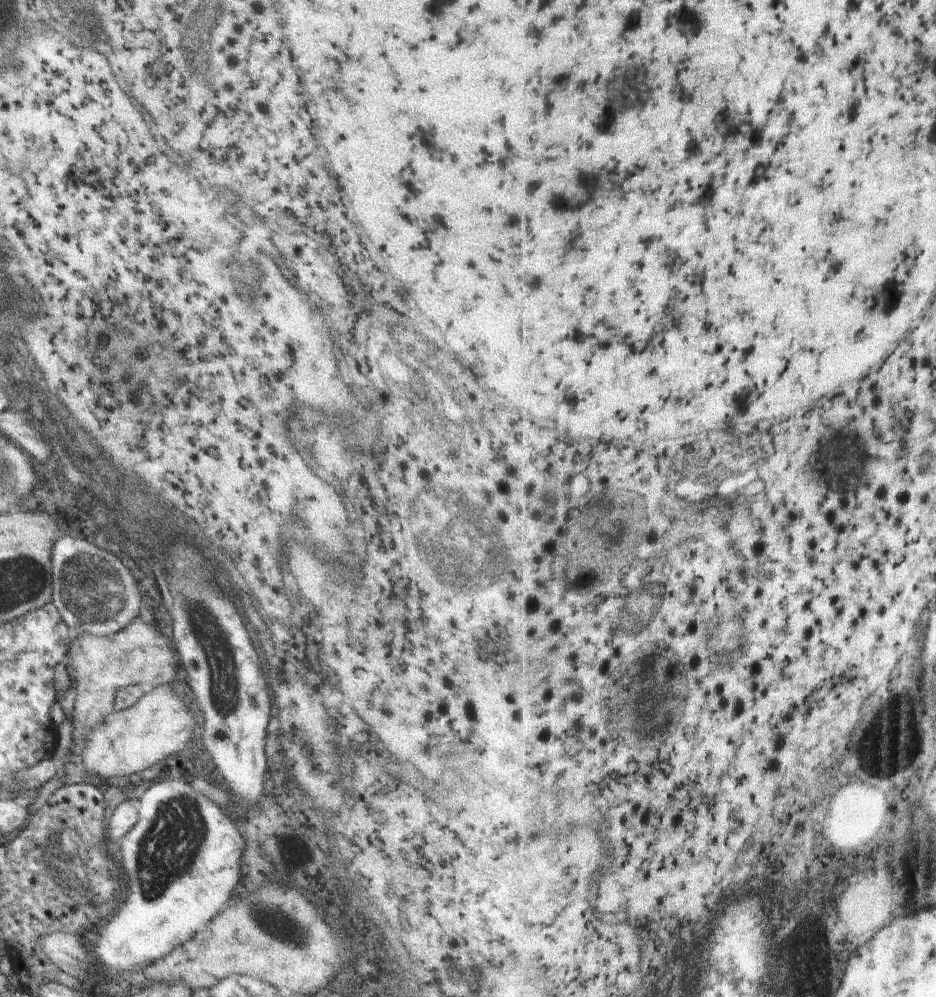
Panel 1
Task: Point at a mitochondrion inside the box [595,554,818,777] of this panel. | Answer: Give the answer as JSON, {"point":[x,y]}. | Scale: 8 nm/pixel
{"point":[635,700]}

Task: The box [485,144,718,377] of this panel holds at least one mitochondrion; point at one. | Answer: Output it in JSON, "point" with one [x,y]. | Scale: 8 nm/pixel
{"point":[579,234]}

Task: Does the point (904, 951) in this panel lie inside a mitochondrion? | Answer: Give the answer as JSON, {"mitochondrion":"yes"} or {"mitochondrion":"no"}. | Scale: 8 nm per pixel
{"mitochondrion":"yes"}

